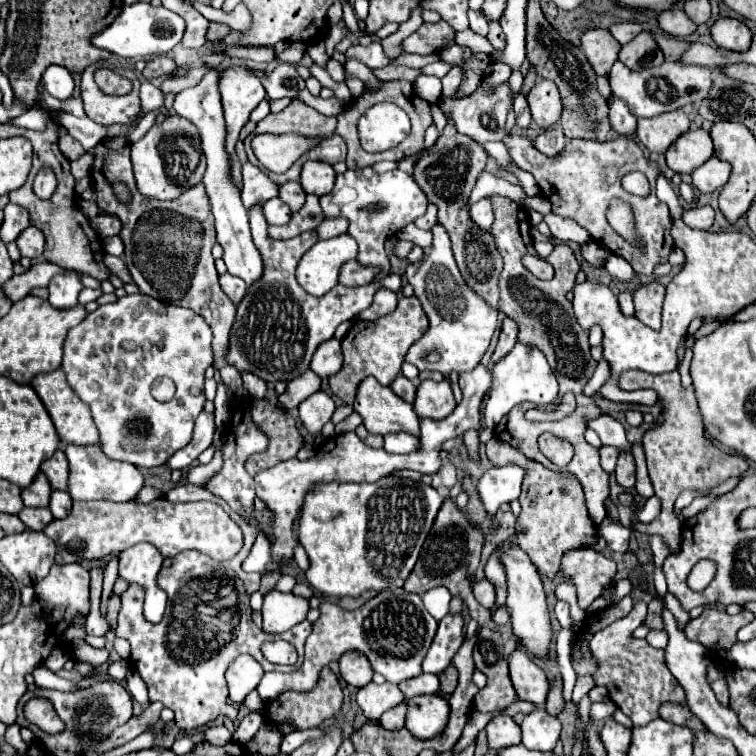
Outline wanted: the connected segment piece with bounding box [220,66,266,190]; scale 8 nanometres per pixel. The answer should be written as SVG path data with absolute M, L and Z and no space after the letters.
M228 68L220 80L220 96L226 120L226 152L230 156L230 176L240 190L240 160L236 156L236 142L242 126L250 120L250 112L266 98L262 80L254 78L248 68Z

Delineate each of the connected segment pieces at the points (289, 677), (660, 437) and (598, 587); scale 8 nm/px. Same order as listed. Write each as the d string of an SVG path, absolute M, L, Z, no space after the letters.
M382 592L380 596L368 600L358 610L342 610L332 602L320 606L322 616L312 624L312 632L306 638L306 656L302 666L296 672L266 672L258 684L258 694L264 702L276 700L282 692L296 690L308 692L316 686L318 674L330 662L340 660L348 650L360 650L372 664L374 672L382 674L388 682L400 684L402 680L414 678L422 672L422 660L428 652L432 638L436 634L438 622L426 612L418 594L392 594Z
M628 370L622 372L618 378L620 388L626 391L652 388L658 392L664 412L662 412L662 424L658 428L652 428L644 434L642 444L646 450L646 462L648 462L648 474L654 484L656 496L660 500L660 514L650 524L634 524L632 530L648 534L648 536L660 536L664 544L670 548L670 554L676 554L680 550L680 522L674 514L674 502L682 490L696 490L696 492L708 492L710 488L718 486L730 476L742 476L750 464L744 458L726 454L712 446L712 442L704 436L700 410L694 393L694 388L684 389L680 384L680 374L666 372L666 374L649 374L640 370Z
M576 548L562 556L562 572L572 578L580 608L588 610L602 590L612 586L616 564L592 548Z

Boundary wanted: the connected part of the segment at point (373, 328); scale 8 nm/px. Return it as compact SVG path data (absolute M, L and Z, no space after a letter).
M416 296L400 298L398 308L392 314L382 316L382 318L378 318L374 322L356 320L352 324L350 332L342 340L344 366L336 376L330 378L332 392L344 404L352 404L354 398L356 398L358 384L366 376L374 376L382 386L390 386L392 380L400 374L400 366L404 362L404 356L406 356L408 348L424 334L426 328L428 328L428 318L426 318L426 314L424 314L424 310L422 310Z

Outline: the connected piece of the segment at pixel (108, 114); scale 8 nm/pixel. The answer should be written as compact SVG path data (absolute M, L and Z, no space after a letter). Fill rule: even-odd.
M96 62L96 64L88 66L82 72L84 112L86 112L88 118L92 118L94 122L98 122L102 126L112 126L112 124L134 126L134 122L138 120L138 116L142 112L138 92L140 92L140 82L138 82L138 78L136 78L136 74L132 70L110 66L106 62ZM98 68L112 68L114 72L126 76L128 80L132 80L132 84L134 84L132 92L126 94L126 96L108 96L108 94L104 94L94 82L94 72Z

